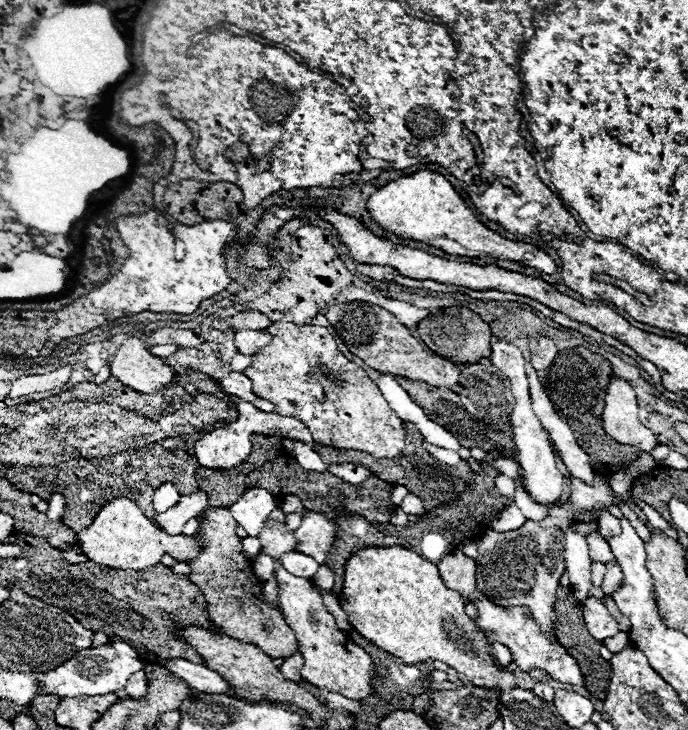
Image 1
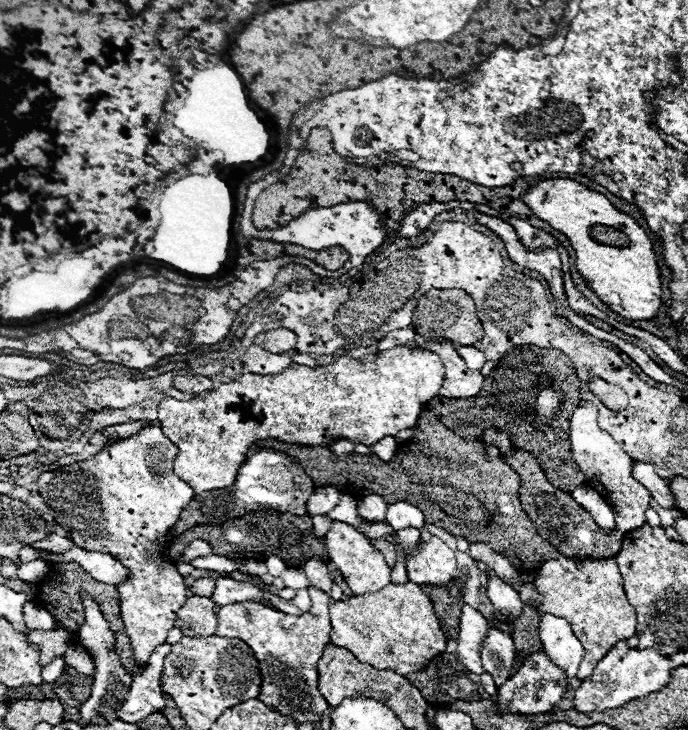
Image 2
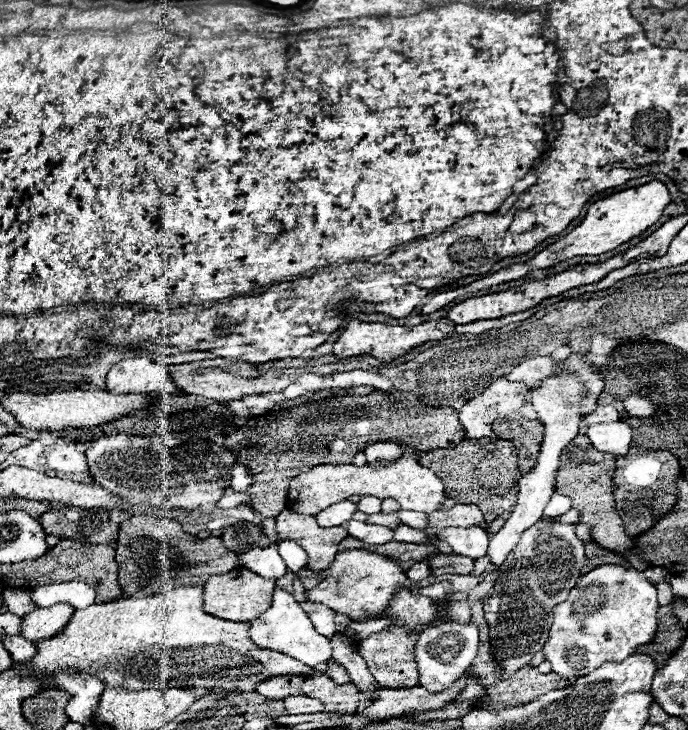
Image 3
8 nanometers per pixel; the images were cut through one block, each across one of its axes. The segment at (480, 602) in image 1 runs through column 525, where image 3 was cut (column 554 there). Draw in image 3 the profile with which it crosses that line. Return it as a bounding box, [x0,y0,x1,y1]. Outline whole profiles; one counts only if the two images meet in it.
[544,564,656,678]

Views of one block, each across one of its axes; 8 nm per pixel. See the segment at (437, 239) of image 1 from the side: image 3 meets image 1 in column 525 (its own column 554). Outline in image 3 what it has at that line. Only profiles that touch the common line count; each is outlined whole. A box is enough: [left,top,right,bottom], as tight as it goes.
[422,180,670,314]

